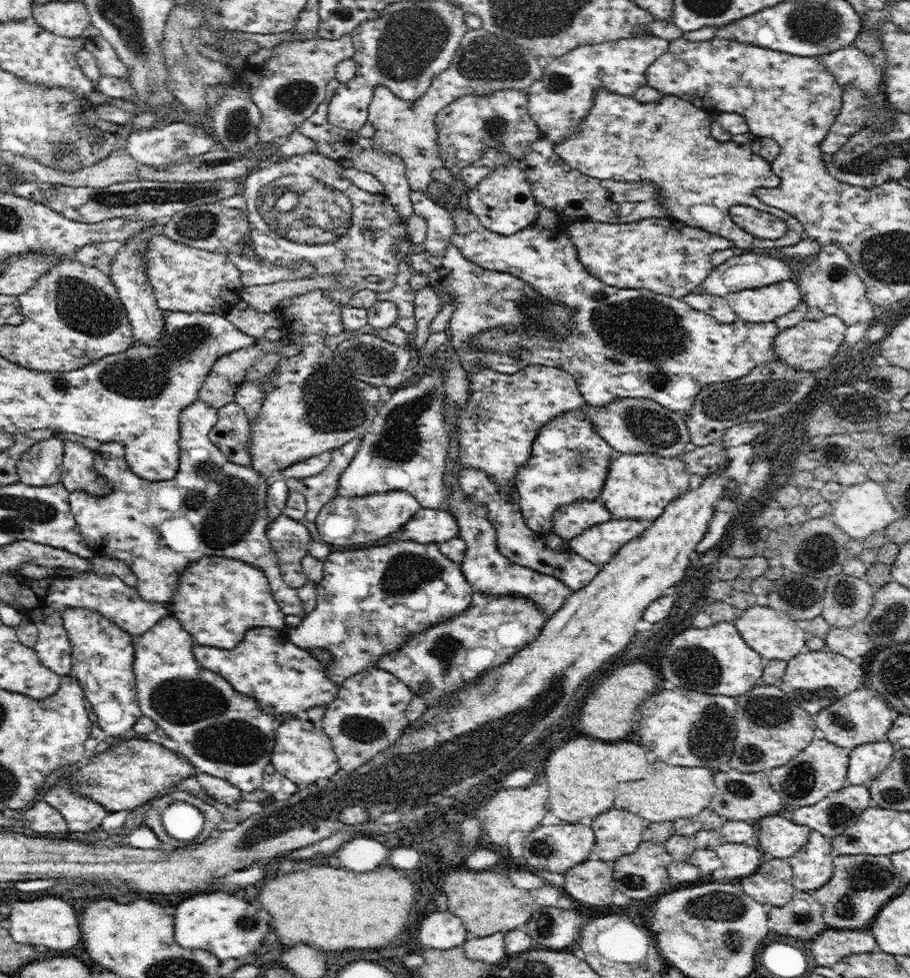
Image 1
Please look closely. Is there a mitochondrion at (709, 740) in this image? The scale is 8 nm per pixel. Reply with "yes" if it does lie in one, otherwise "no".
yes

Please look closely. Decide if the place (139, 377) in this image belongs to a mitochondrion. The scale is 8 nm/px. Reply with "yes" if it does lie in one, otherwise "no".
yes

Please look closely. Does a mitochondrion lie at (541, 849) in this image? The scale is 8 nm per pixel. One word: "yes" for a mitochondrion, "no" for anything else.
yes

